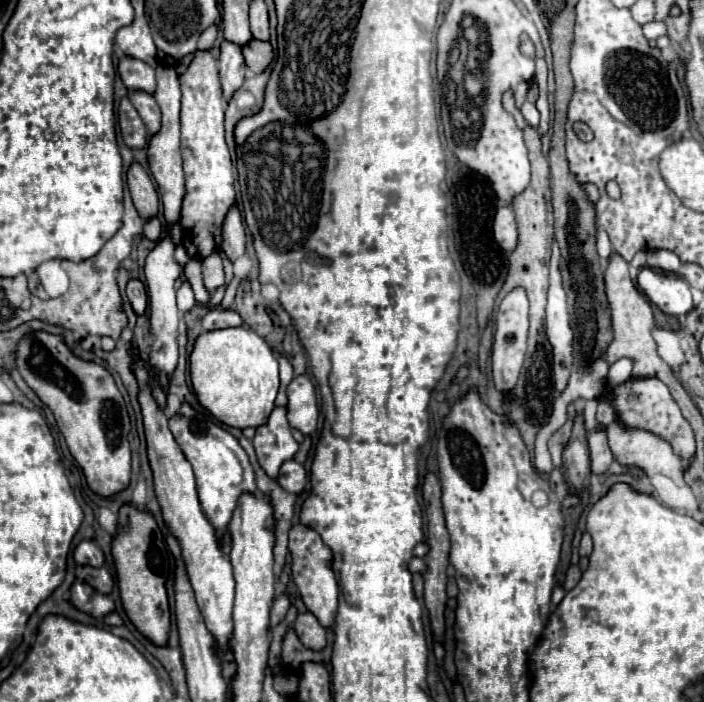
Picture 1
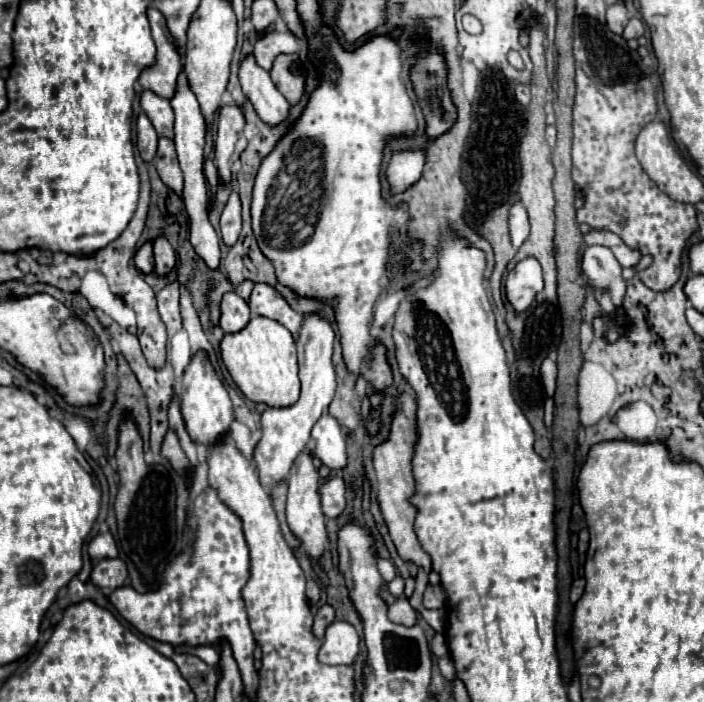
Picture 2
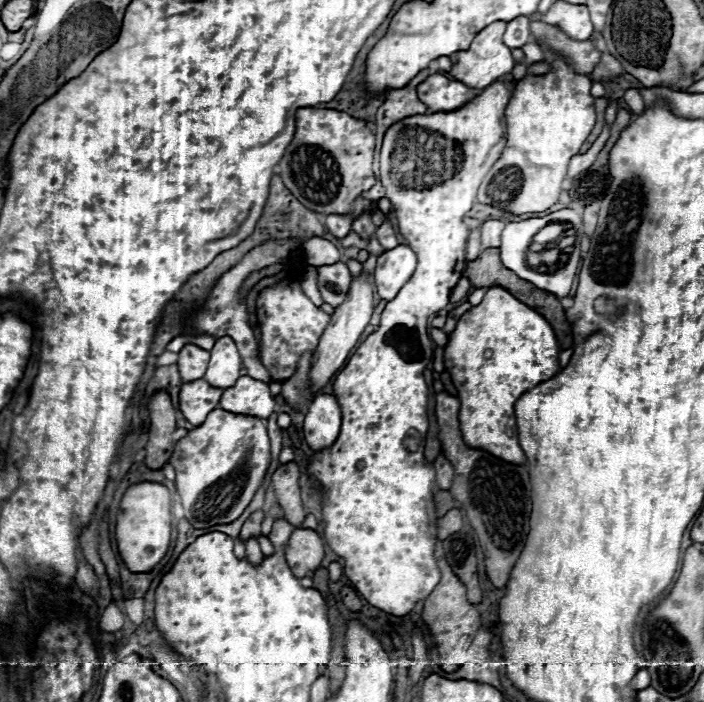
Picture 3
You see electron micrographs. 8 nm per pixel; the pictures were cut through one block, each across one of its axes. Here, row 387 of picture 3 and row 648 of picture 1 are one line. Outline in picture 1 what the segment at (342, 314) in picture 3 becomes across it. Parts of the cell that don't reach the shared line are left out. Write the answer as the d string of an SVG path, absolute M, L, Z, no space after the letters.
M312 612L298 614L294 622L294 630L306 648L312 648L312 650L326 648L326 628L318 622L318 618Z

